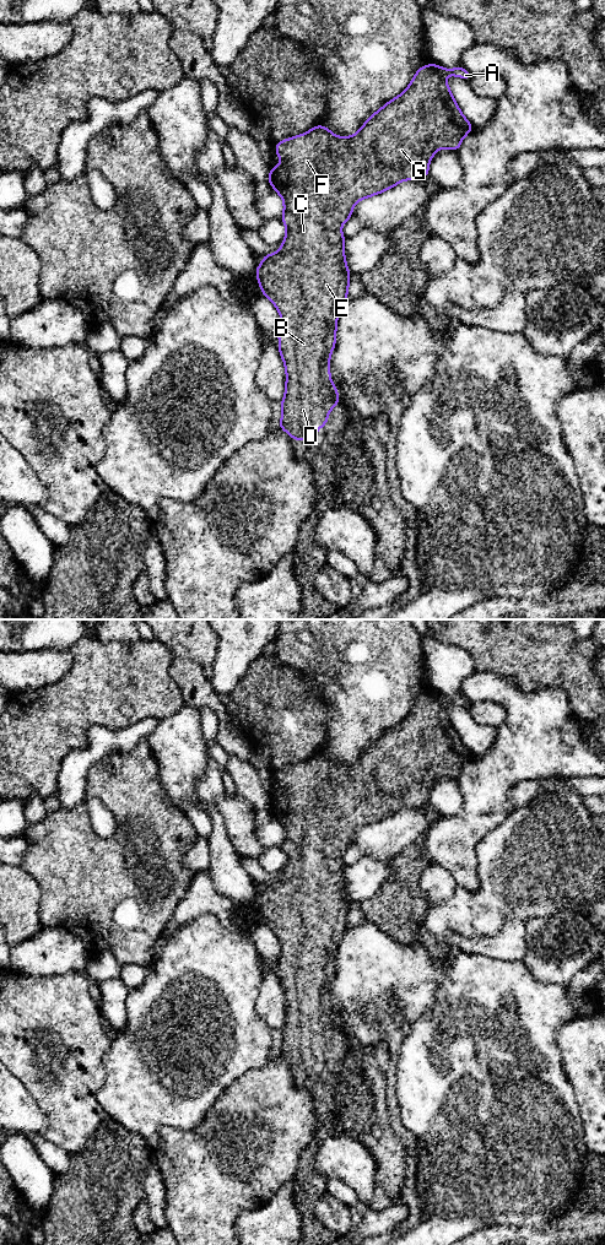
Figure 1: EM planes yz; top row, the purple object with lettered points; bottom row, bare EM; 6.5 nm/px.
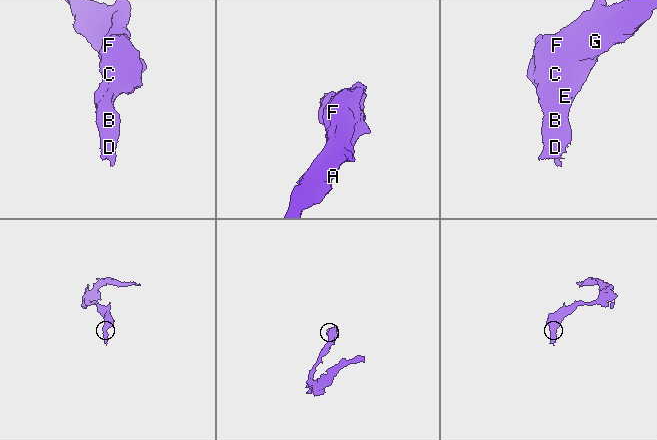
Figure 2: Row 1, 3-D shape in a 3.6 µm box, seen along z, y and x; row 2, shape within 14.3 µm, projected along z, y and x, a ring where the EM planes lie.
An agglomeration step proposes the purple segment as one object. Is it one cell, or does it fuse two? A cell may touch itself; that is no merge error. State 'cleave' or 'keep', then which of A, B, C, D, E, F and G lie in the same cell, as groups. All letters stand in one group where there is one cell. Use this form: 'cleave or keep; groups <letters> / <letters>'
keep; groups A B C D E F G

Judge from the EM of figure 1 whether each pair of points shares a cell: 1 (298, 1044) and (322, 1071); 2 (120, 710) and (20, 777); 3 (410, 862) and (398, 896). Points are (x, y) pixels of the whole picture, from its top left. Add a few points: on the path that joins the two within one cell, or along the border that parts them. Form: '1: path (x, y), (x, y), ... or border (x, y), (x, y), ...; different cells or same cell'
1: path (300, 1051), (314, 1068); same cell
2: path (96, 710), (86, 710), (44, 752); same cell
3: path (408, 871), (404, 887); same cell

